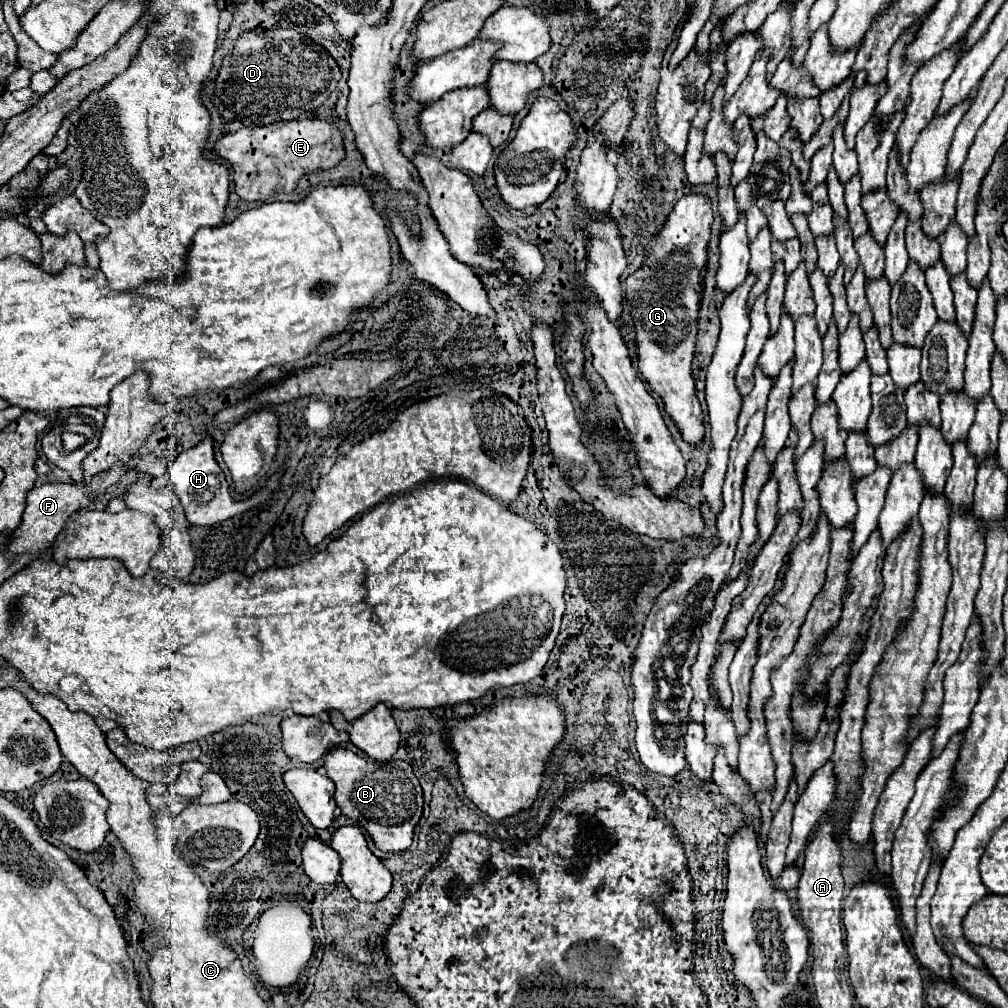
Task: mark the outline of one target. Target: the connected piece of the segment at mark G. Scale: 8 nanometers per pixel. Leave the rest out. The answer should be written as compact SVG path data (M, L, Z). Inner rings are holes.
M701 193L683 195L667 217L665 227L647 247L645 265L625 281L625 301L637 327L639 369L649 381L651 389L663 399L665 413L675 421L681 437L693 447L701 447L705 437L703 409L695 395L691 361L697 339L697 315L701 299L699 273L707 263L711 223L711 199Z

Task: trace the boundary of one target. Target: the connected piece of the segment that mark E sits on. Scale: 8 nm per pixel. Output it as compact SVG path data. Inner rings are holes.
M317 117L279 121L265 127L241 127L223 135L213 151L229 161L235 193L243 201L265 201L279 193L293 193L303 175L337 167L345 159L343 133L337 125Z

